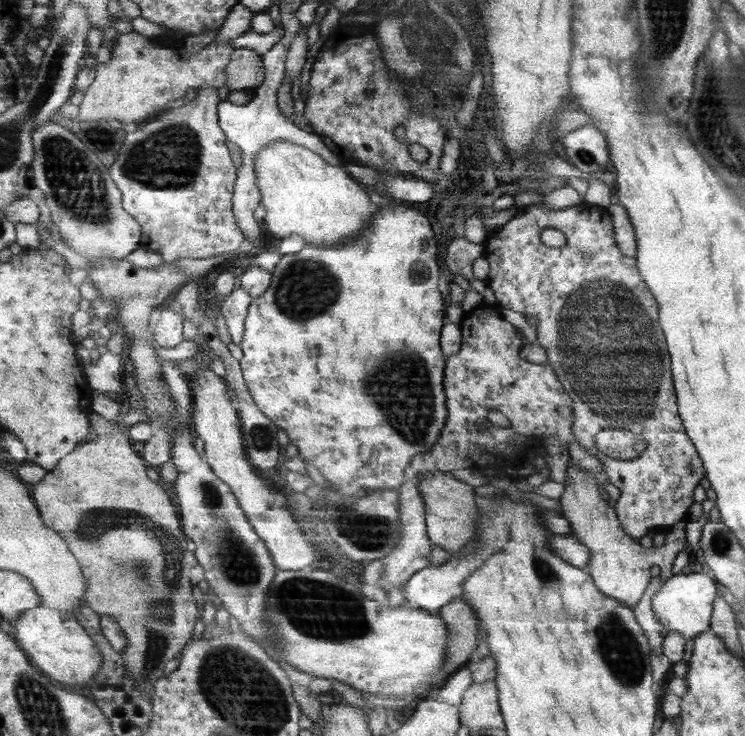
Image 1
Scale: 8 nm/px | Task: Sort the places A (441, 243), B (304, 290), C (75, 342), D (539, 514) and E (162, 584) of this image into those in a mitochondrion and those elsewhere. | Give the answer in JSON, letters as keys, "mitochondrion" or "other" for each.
{"A":"other","B":"mitochondrion","C":"other","D":"other","E":"mitochondrion"}

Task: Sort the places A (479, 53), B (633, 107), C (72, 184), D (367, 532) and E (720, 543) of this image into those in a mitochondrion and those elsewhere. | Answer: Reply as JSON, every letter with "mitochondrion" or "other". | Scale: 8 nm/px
{"A":"other","B":"other","C":"mitochondrion","D":"mitochondrion","E":"mitochondrion"}

